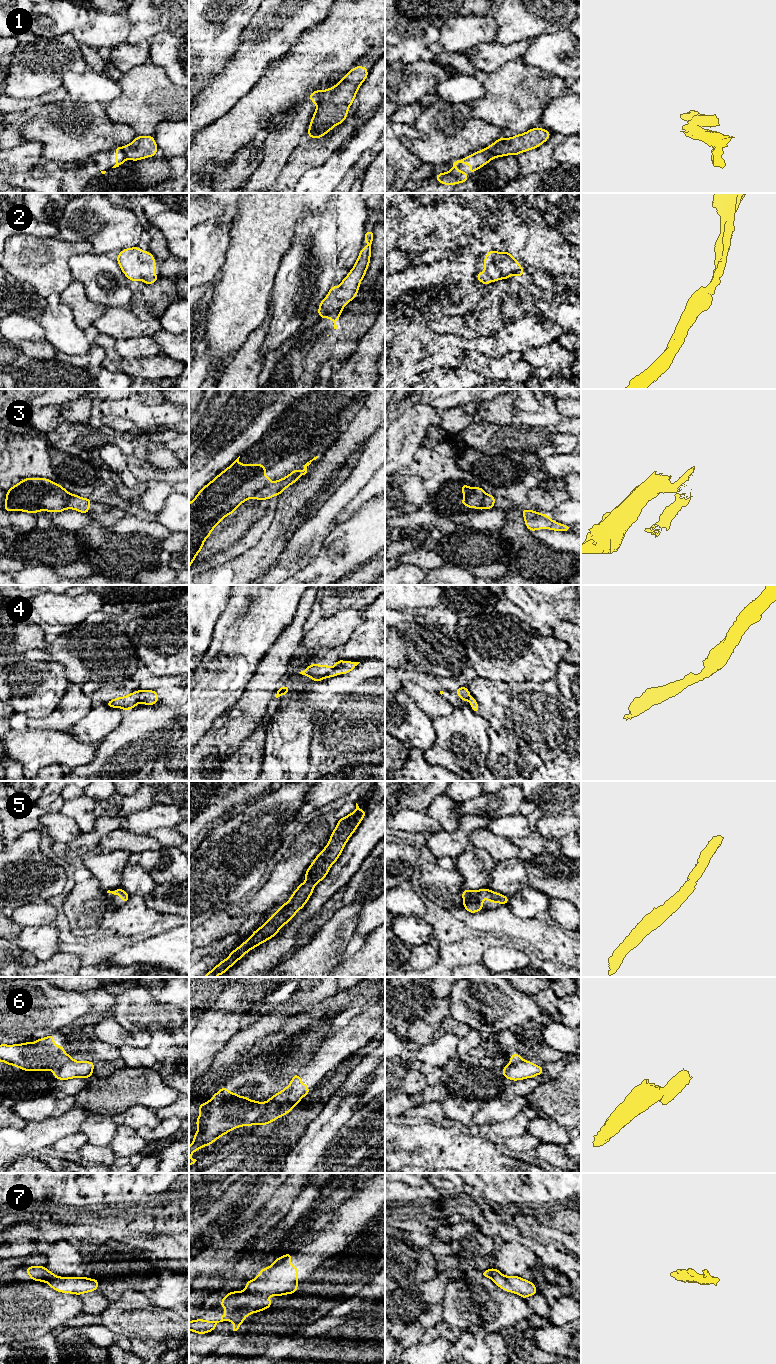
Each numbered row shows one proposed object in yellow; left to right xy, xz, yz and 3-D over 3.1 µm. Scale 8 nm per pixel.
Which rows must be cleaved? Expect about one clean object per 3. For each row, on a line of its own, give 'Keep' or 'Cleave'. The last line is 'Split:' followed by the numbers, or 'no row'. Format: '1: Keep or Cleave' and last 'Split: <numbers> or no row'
1: Cleave
2: Keep
3: Cleave
4: Keep
5: Keep
6: Cleave
7: Keep
Split: 1, 3, 6

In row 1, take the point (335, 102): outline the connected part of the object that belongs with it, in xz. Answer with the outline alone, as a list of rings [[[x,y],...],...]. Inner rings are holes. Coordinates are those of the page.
[[[364,66],[351,69],[335,86],[326,89],[308,128],[307,137],[322,138],[347,118],[348,110],[356,93],[368,76]]]

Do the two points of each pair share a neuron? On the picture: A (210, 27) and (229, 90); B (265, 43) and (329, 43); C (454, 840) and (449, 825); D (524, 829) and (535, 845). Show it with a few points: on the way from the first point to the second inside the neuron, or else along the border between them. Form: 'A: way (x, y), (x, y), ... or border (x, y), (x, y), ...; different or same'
A: border (236, 49), (233, 57), (206, 85); different
B: border (312, 27), (306, 30), (279, 60); different
C: border (461, 815), (456, 829), (443, 830); different
D: border (528, 836), (511, 839); different

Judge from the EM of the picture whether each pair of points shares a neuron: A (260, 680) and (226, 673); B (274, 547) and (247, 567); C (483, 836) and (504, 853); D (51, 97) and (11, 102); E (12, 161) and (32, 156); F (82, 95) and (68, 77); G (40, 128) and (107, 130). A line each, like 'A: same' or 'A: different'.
A: different
B: same
C: same
D: same
E: same
F: same
G: same

